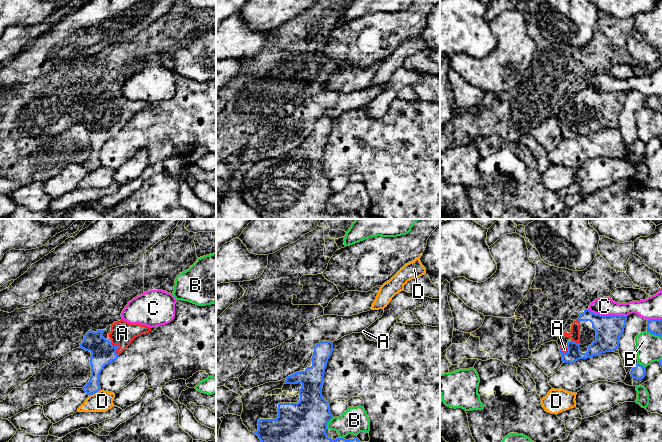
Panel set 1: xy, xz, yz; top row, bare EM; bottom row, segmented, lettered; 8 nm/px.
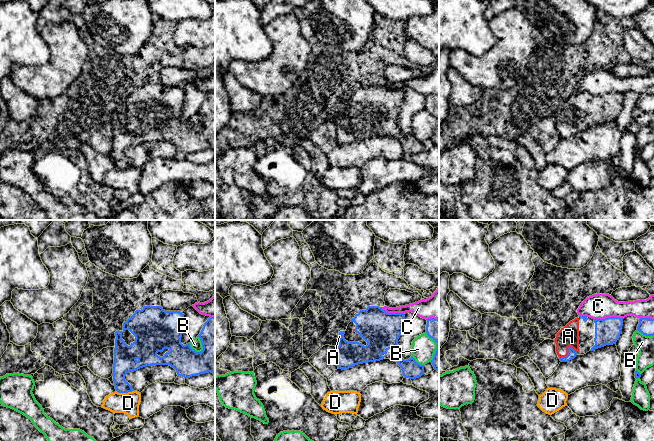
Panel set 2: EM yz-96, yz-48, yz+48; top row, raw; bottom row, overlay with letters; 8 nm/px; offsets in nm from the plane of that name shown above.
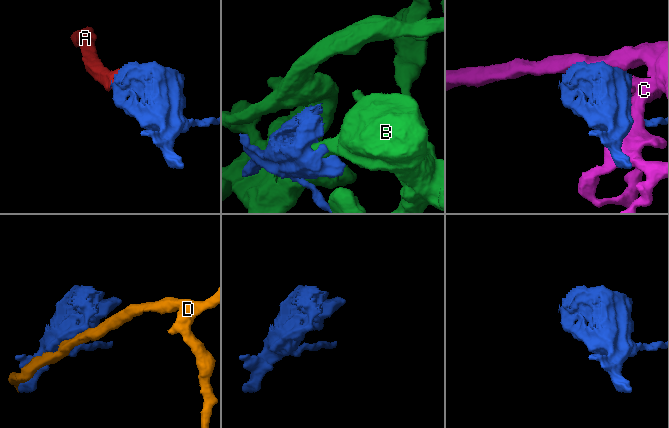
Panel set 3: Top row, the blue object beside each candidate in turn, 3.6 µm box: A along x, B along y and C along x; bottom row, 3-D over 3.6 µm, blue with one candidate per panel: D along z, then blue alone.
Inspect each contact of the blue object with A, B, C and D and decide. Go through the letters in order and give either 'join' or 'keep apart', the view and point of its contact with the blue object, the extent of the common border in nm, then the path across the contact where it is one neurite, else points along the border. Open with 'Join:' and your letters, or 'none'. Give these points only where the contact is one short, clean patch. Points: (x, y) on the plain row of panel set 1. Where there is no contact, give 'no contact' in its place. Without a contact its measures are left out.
Join: A
A: join | xy (118, 123) | 130 nm | across xy (102, 127), (110, 127), (118, 123), (122, 109)
B: keep apart | xz (327, 199) | 110 nm
C: keep apart | yz (607, 91) | 320 nm
D: keep apart | xy (94, 169) | 110 nm

